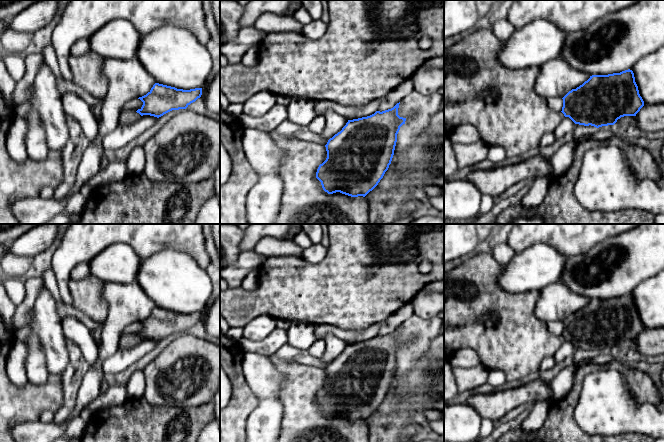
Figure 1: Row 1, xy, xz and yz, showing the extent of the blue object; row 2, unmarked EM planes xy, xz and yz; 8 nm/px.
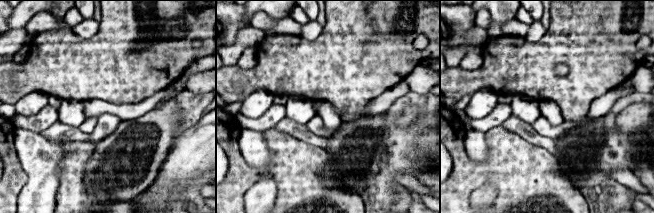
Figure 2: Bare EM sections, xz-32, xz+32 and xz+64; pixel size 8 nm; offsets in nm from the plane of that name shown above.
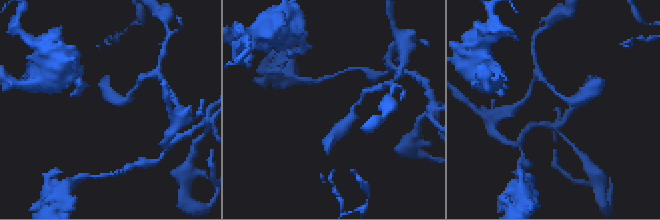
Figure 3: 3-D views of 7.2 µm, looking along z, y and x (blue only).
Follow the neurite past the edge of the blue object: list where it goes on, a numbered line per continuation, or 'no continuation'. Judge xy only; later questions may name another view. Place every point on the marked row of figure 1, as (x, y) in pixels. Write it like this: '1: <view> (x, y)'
1: xy (126, 118)

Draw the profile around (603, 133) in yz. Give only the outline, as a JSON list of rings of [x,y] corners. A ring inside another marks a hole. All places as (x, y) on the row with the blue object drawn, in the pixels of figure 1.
[[[602,126],[597,128],[592,134],[589,135],[588,140],[602,142],[612,137],[617,136],[614,126]]]

